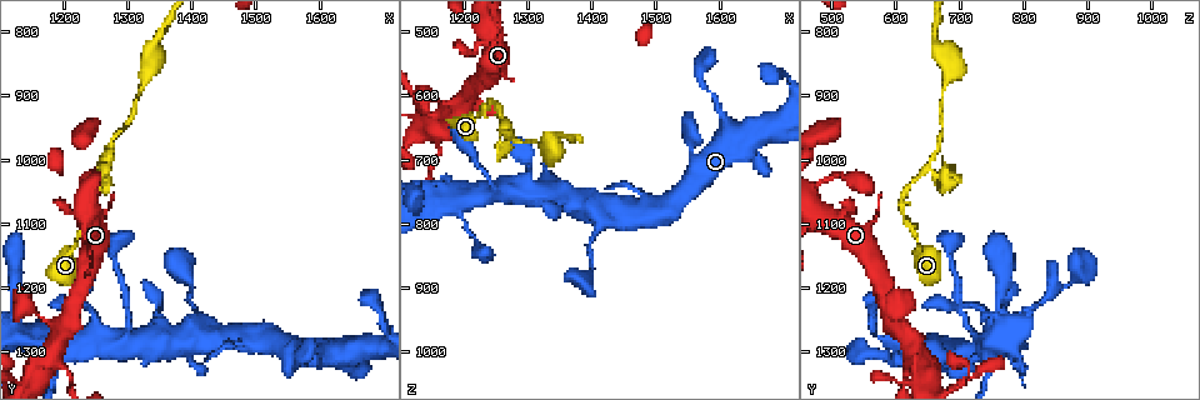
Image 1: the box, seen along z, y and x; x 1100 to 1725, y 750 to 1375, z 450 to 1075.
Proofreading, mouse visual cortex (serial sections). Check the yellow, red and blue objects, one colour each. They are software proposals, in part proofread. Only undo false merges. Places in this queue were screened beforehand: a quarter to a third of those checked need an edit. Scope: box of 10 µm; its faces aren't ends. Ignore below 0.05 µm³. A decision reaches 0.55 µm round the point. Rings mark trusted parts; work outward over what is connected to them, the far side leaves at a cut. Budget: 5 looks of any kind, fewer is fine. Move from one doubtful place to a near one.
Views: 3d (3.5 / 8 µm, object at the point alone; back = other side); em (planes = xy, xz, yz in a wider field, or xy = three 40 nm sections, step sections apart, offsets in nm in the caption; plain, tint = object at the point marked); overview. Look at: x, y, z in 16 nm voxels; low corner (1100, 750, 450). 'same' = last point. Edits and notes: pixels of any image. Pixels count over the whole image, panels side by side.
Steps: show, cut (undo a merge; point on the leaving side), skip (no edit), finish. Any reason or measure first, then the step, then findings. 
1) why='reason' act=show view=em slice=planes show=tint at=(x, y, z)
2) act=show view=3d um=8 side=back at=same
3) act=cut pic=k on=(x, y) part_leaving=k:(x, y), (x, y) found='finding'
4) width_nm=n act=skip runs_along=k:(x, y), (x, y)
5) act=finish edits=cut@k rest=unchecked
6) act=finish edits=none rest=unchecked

why='three-way junction' act=show view=3d um=3.5 side=back at=(1300, 1280, 730)

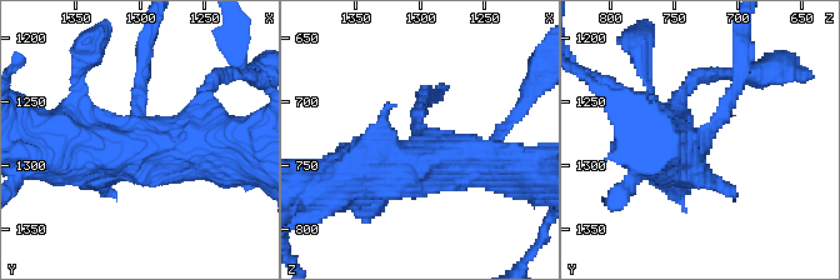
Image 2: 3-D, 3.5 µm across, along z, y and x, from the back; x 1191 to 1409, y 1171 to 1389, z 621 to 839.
arms=3 arm_widths_nm=150,500,700 why='shape alone is not enough' act=show view=em slice=xy step=1 show=tint at=(1302, 1282, 730)

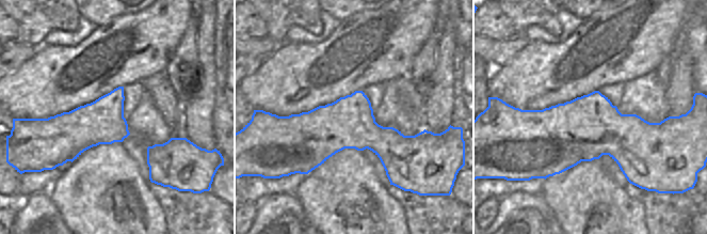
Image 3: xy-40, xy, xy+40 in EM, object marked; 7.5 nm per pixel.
width_nm=380 act=skip runs_along=2:(340, 180), (424, 164), (513, 170) found='one cell here'

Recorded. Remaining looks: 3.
why='a fork' act=show view=3d um=3.5 at=(1265, 1010, 650)

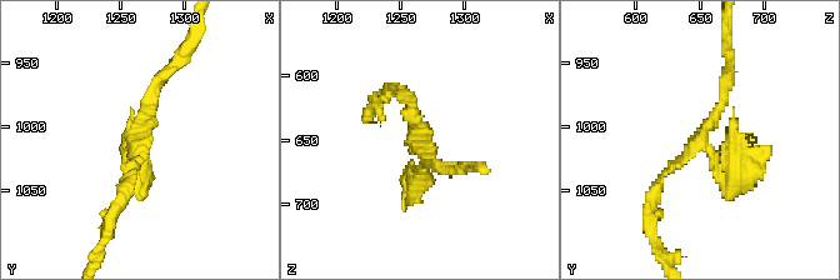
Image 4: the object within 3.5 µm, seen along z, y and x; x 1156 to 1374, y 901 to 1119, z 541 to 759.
arms=3 arm_widths_nm=150,200,200 act=show view=em slice=xy step=1 show=tint at=(1264, 1008, 650)

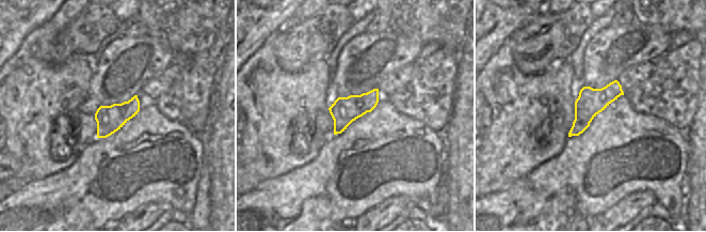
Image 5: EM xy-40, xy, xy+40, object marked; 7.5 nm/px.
act=cut pic=4 on=(140, 189) part_leaving=4:(710, 150), (736, 170), (733, 108) found='two cells meet here'

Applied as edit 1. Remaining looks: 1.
act=finish edits=cut@4 rest=unchecked

